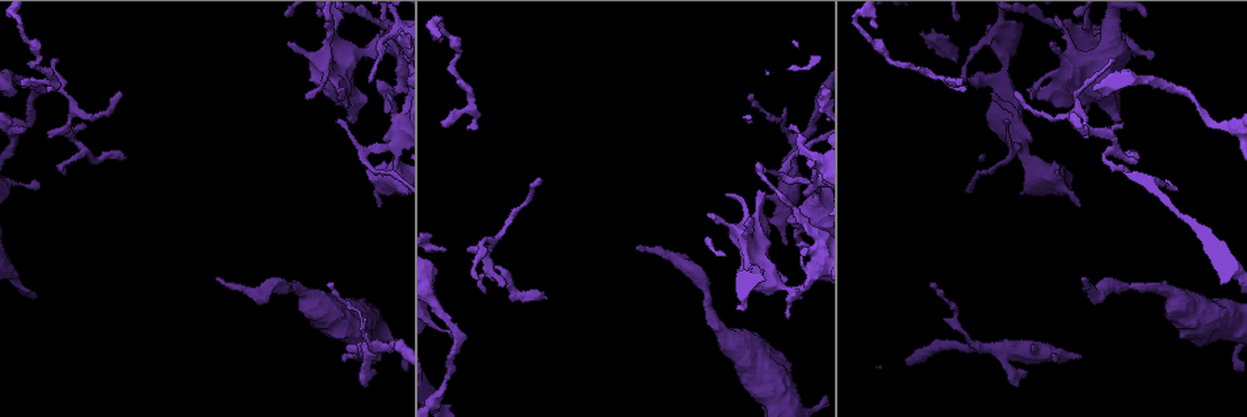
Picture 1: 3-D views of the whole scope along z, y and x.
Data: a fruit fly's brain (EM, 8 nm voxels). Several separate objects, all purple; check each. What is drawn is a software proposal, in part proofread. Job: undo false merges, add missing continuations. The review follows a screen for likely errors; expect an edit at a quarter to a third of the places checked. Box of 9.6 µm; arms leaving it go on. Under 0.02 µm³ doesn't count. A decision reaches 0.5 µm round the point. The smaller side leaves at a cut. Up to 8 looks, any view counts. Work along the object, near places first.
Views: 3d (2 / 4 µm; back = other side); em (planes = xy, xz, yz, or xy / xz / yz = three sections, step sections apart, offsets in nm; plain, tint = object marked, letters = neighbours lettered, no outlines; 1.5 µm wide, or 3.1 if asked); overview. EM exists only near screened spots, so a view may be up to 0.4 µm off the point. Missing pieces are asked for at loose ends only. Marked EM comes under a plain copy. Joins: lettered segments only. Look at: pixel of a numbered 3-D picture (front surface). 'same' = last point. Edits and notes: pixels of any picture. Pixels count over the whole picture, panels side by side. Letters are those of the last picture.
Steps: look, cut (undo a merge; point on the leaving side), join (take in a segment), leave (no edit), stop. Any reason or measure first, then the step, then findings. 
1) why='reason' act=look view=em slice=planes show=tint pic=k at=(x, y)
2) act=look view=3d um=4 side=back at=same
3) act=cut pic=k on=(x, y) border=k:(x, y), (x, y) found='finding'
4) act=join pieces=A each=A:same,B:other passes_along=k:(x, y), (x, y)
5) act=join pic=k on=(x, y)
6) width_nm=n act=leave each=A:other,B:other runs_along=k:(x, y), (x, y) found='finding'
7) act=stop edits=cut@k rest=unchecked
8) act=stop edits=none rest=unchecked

why='long arm stops here' act=look view=3d um=2 pic=1 at=(638, 249)

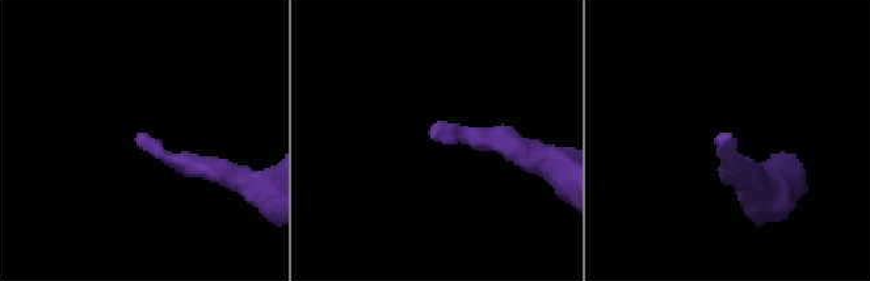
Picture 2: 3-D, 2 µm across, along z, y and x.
why='shape alone is not enough' act=look view=em slice=planes show=tint pic=2 at=(138, 136)

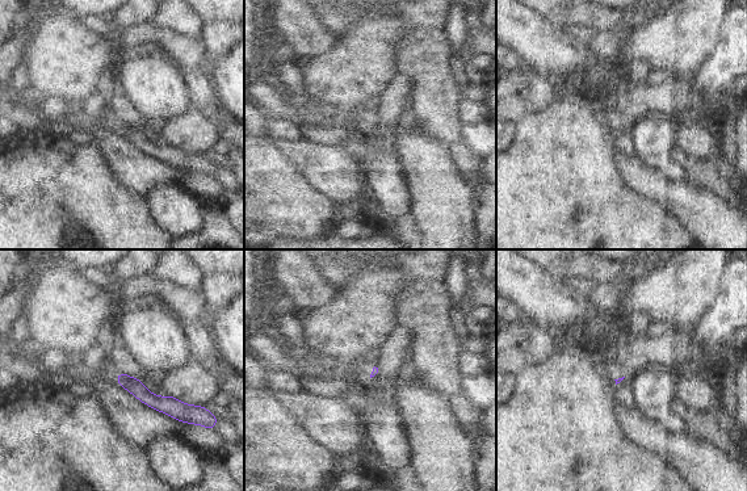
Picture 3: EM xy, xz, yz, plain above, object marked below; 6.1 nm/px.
why='see the neighbours' act=look view=em slice=planes show=letters at=same

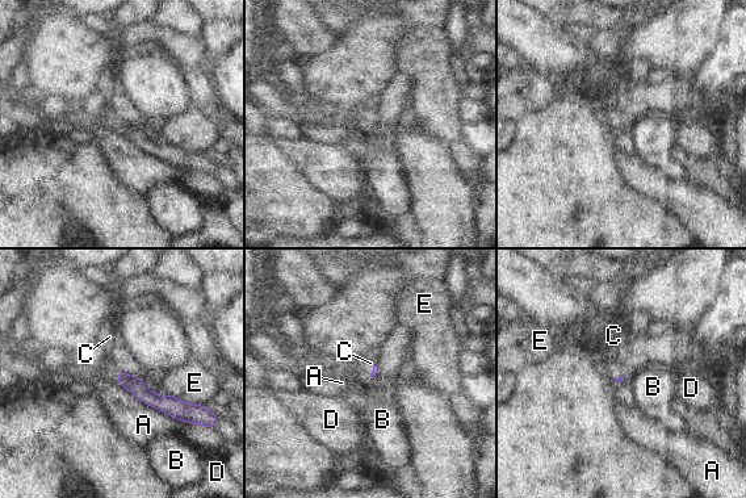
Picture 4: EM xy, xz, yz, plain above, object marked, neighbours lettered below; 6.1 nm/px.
act=join pieces=C each=A:other,B:other,C:same,D:other,E:other passes_along=4:(133, 384), (117, 375), (109, 337) found='it goes on there'

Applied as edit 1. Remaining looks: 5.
act=look view=overview

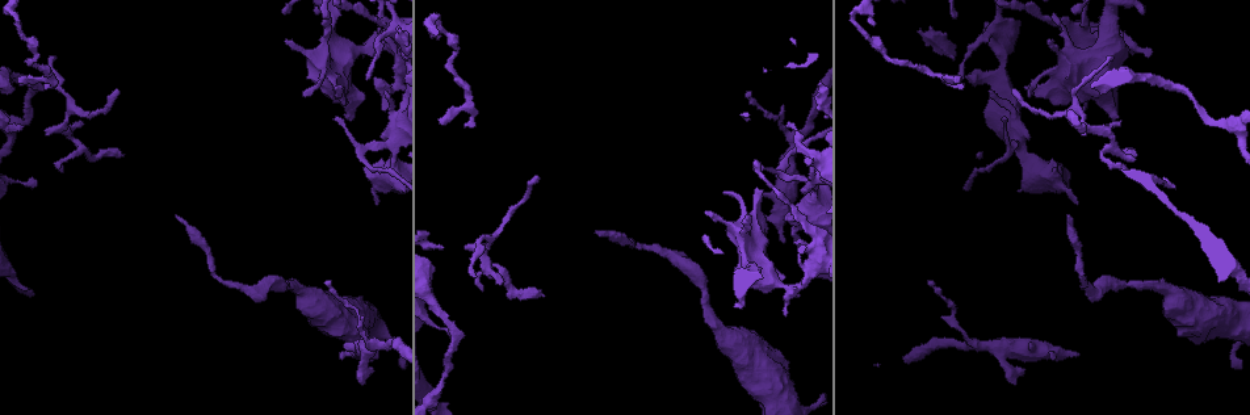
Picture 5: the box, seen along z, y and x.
why='sudden change in width' act=look view=3d um=4 pic=5 at=(370, 341)

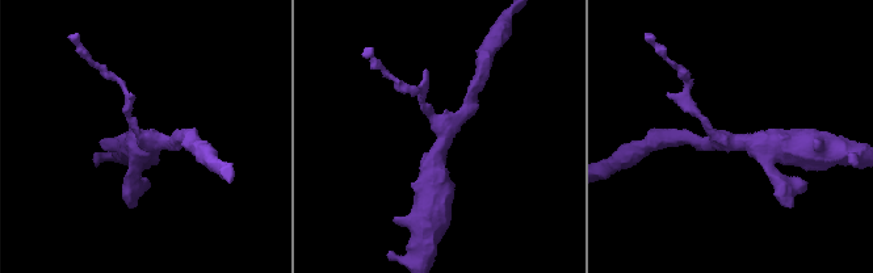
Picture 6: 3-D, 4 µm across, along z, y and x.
why='need the tissue' act=look view=em slice=planes show=letters pic=6 at=(717, 138)

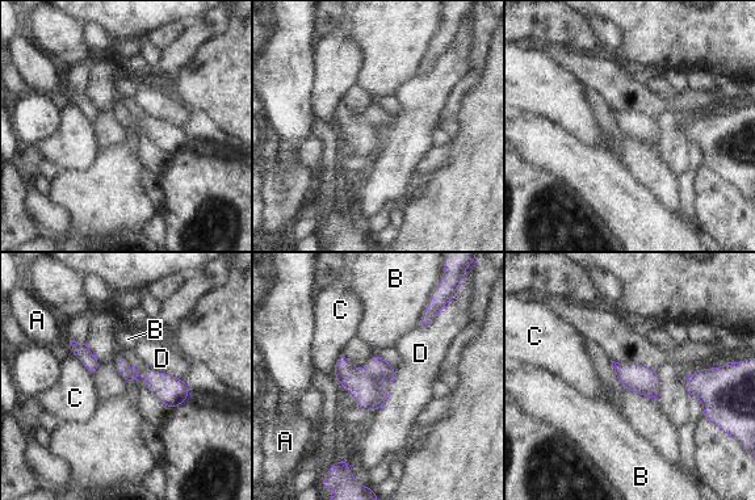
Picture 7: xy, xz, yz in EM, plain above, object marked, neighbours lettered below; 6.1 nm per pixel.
longest_contact=D:300nm act=leave each=A:other,B:other,C:other,D:other found='continuous, no second neuron'

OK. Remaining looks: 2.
why='free end' act=look view=em slice=planes show=letters pic=5 at=(79, 121)

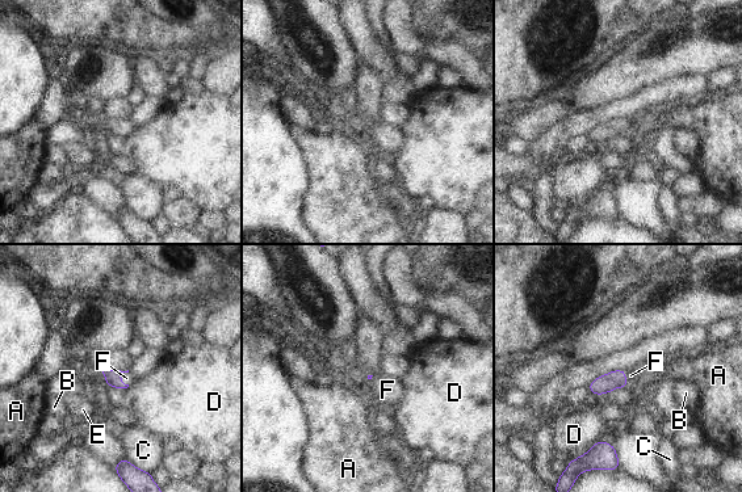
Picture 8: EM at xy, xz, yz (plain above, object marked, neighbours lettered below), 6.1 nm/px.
act=join pieces=F each=A:other,B:other,C:other,D:other,E:other,F:same passes_along=8:(112, 378), (121, 381), (126, 378) found='it goes on there'

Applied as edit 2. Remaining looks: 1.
act=stop edits=join@4,join@8 rest=unchecked

